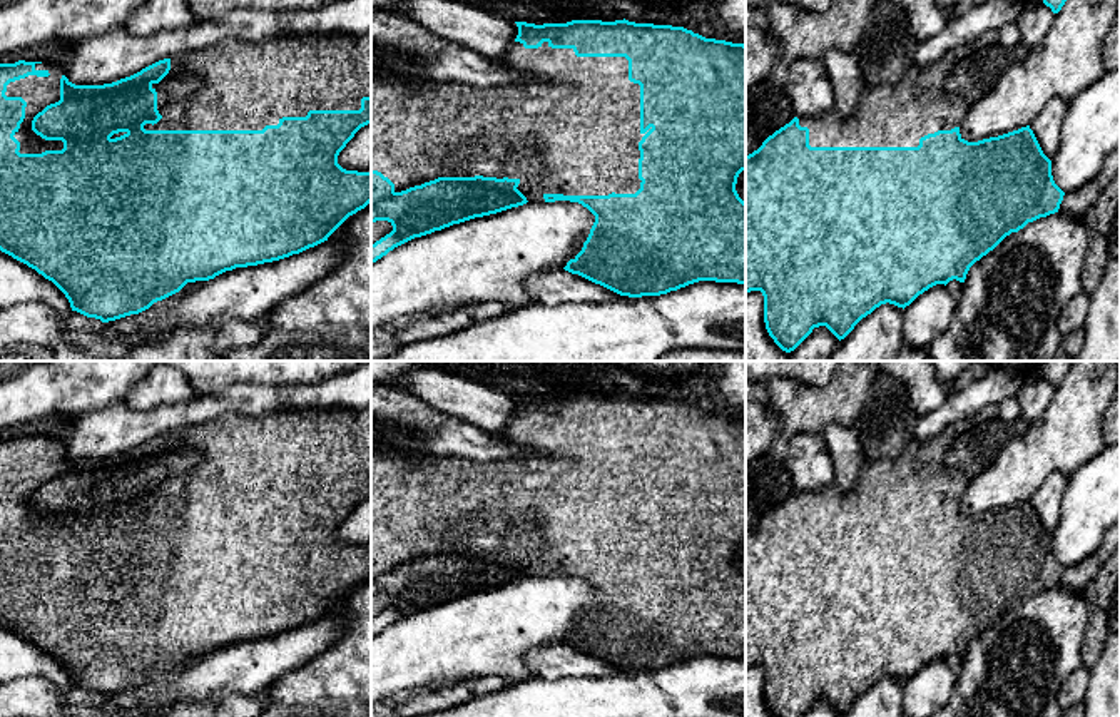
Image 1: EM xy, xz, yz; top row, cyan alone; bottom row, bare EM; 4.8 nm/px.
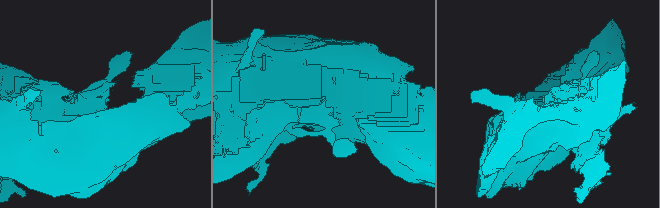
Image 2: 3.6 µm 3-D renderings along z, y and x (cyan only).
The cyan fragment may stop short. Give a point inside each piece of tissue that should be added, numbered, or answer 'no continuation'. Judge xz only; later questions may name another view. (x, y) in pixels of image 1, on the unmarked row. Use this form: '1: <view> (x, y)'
1: xz (574, 502)

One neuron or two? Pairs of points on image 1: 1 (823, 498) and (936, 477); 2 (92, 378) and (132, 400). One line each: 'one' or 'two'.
1: one
2: two

